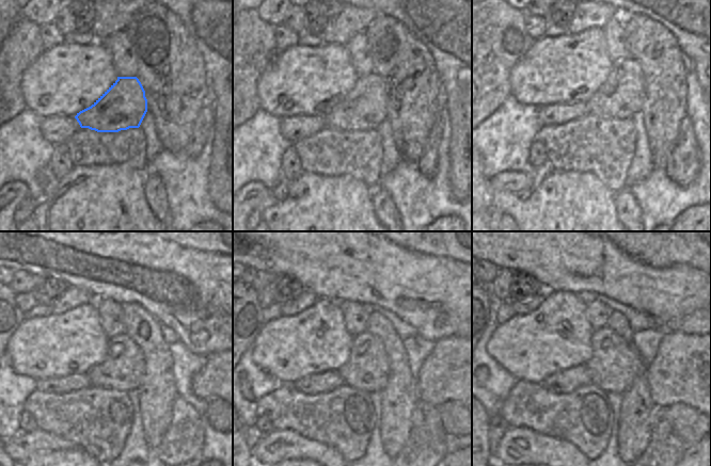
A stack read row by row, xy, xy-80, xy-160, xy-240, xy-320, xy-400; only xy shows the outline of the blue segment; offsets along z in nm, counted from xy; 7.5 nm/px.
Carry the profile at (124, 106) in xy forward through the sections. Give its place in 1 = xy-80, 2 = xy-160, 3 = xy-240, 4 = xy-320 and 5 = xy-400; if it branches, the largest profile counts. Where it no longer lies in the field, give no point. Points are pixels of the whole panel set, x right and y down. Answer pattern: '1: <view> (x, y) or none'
1: xy-80 (364, 107)
2: xy-160 (621, 96)
3: xy-240 (123, 368)
4: xy-320 (366, 368)
5: xy-400 (615, 364)

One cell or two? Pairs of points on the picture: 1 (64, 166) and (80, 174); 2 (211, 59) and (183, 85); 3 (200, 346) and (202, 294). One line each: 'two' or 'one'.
1: two
2: two
3: two

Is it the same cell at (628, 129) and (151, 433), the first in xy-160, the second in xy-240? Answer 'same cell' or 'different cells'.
same cell

